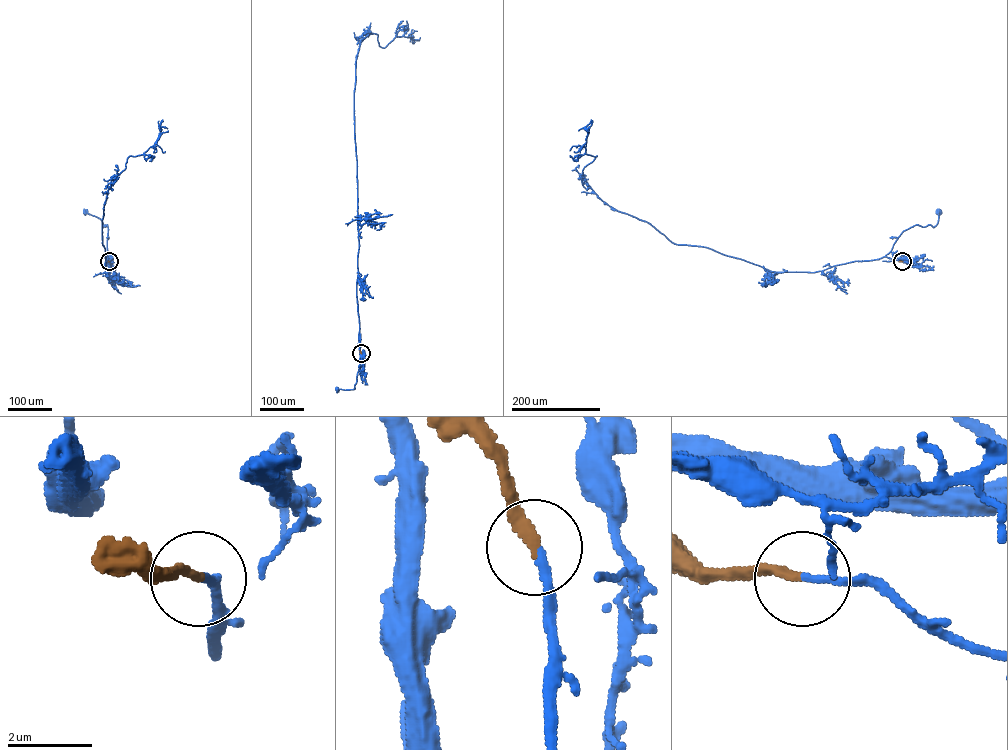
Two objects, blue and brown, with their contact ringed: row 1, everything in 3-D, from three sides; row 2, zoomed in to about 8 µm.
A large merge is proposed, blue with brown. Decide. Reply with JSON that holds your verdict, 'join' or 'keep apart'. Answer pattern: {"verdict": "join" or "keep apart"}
{"verdict": "join"}

